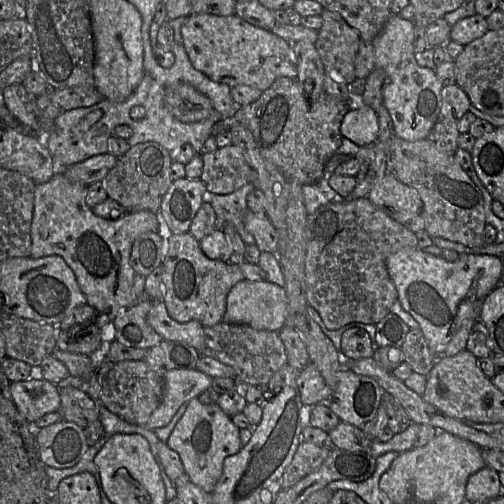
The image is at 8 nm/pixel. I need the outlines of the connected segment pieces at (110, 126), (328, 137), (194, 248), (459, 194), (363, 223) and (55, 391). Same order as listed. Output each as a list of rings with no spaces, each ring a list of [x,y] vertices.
[[[144,74],[141,82],[134,92],[122,102],[113,102],[103,99],[99,103],[84,108],[76,108],[61,113],[54,119],[54,129],[44,137],[41,137],[52,157],[57,169],[66,169],[71,165],[82,162],[92,156],[108,152],[108,138],[119,125],[119,121],[132,123],[130,109],[136,105],[142,105],[147,97],[151,85],[151,77]]]
[[[280,77],[255,102],[241,106],[233,116],[215,123],[211,136],[229,131],[235,125],[243,125],[252,133],[261,156],[274,164],[286,179],[300,185],[313,184],[323,176],[326,162],[341,145],[341,122],[354,103],[341,101],[326,92],[319,98],[309,98],[303,91],[303,83],[298,79]]]
[[[188,232],[166,234],[162,266],[163,301],[169,316],[179,323],[197,320],[203,327],[219,324],[226,311],[230,289],[245,280],[237,263],[209,259],[202,252],[199,241]]]
[[[395,135],[390,170],[401,182],[417,190],[424,206],[425,230],[431,237],[441,237],[470,248],[486,245],[482,193],[454,155],[440,151],[428,138],[407,141]]]
[[[366,197],[333,200],[307,216],[305,283],[306,296],[321,316],[326,328],[339,329],[351,322],[376,325],[398,300],[397,289],[389,276],[388,256],[404,247],[418,247],[417,235],[391,218]]]
[[[40,375],[10,382],[10,393],[17,410],[30,424],[46,413],[60,411],[59,386]]]

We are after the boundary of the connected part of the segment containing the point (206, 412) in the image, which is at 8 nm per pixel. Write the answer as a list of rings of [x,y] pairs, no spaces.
[[[193,398],[172,430],[167,445],[180,457],[190,482],[207,493],[212,493],[222,473],[223,461],[242,448],[239,428],[217,404],[205,405]]]

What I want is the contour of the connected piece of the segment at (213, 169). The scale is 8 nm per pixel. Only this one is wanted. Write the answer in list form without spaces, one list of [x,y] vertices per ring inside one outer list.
[[[233,144],[203,154],[202,160],[200,180],[209,194],[230,194],[250,182],[251,169]]]

